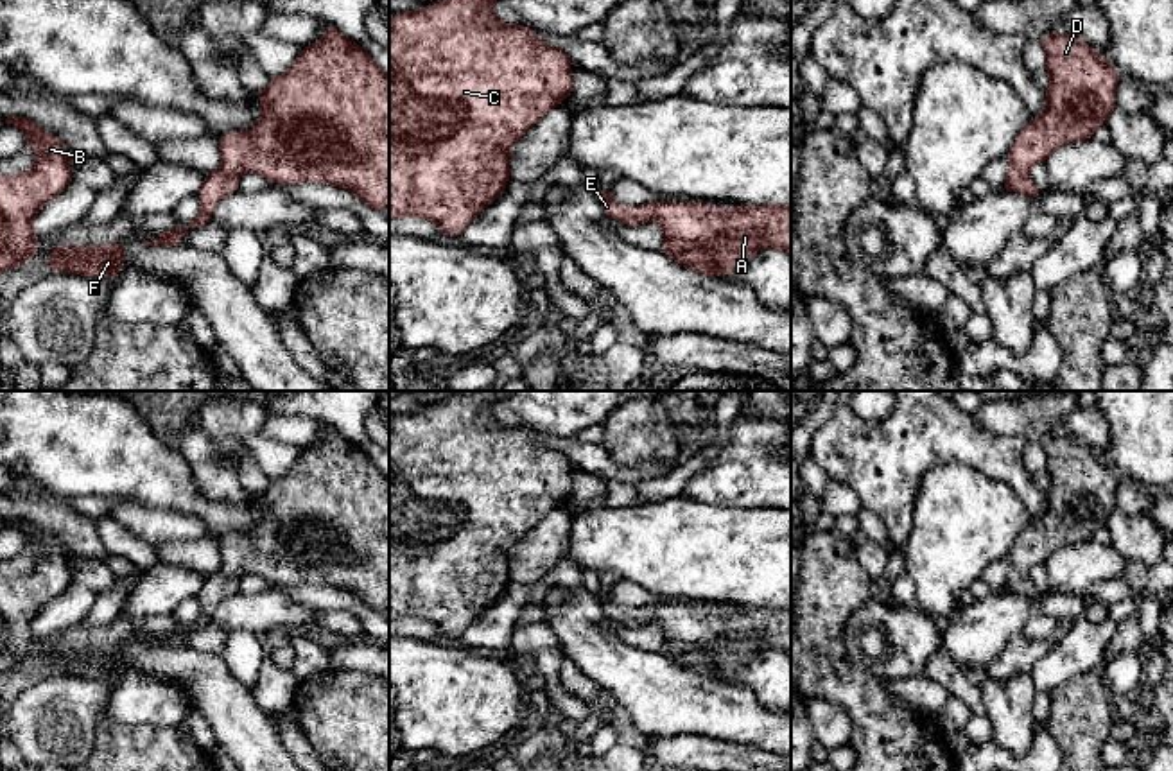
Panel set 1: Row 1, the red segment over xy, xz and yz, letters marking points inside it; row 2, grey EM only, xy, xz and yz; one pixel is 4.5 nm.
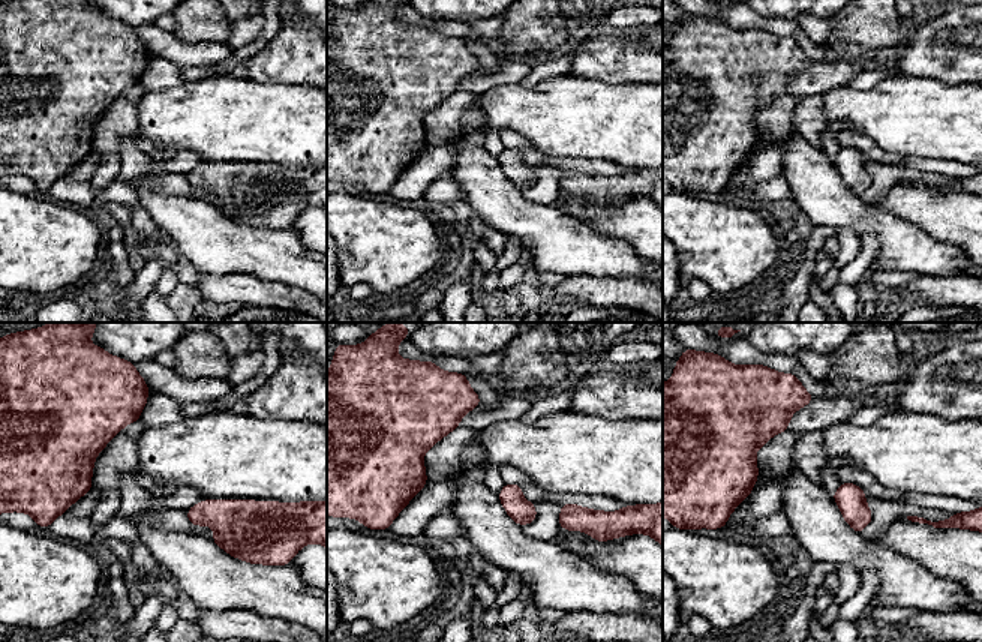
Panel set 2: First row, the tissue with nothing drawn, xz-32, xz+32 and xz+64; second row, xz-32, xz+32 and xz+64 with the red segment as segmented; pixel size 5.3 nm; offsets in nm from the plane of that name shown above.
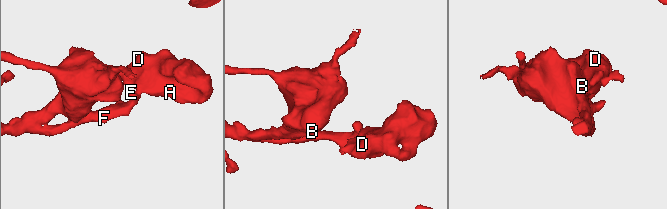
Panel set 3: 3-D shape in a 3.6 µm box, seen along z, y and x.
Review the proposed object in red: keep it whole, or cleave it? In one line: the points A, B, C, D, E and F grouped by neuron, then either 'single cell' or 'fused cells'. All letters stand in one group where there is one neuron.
groups A B C D E F; single cell

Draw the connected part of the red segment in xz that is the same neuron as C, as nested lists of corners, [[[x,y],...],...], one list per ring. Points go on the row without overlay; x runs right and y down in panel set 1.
[[[459,391],[452,398],[430,403],[420,412],[393,414],[389,425],[389,622],[398,619],[421,619],[438,626],[445,637],[463,637],[475,620],[509,585],[509,550],[552,509],[565,502],[574,481],[570,459],[556,448],[538,441],[536,432],[524,427],[502,425],[493,416],[493,403],[502,396],[493,391]]]

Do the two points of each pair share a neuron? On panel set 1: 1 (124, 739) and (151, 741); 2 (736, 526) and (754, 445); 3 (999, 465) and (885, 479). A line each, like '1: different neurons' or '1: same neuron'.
1: same neuron
2: different neurons
3: same neuron

